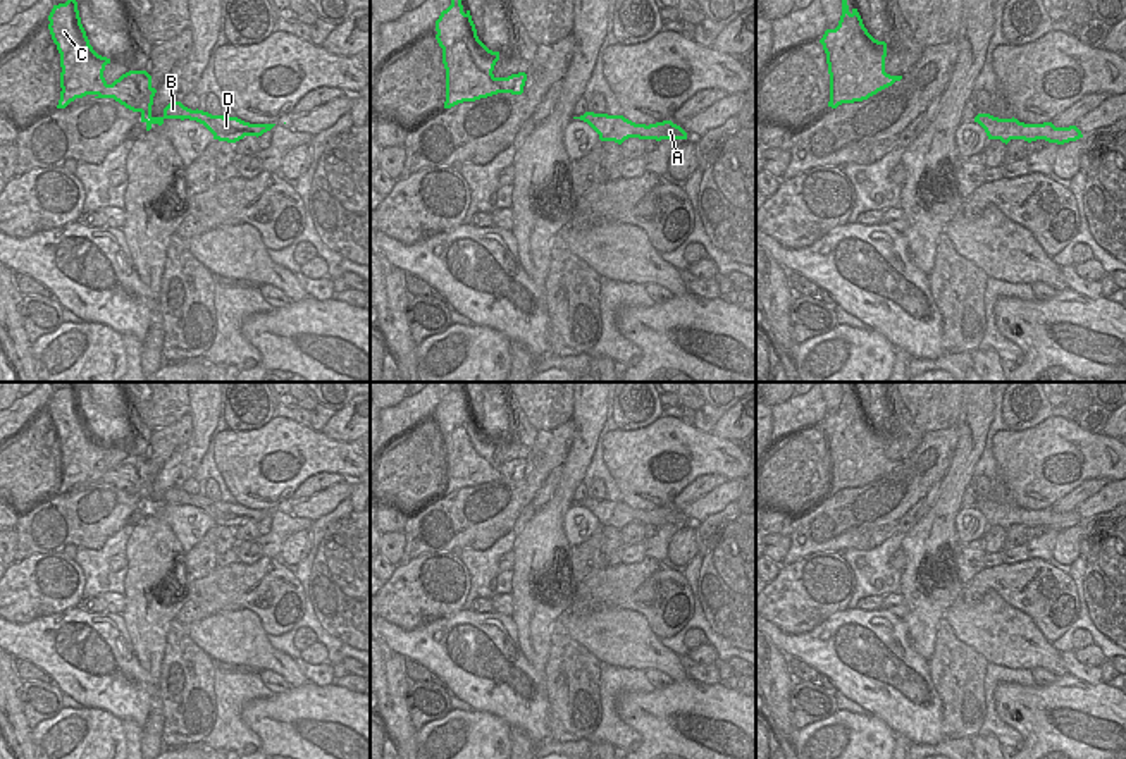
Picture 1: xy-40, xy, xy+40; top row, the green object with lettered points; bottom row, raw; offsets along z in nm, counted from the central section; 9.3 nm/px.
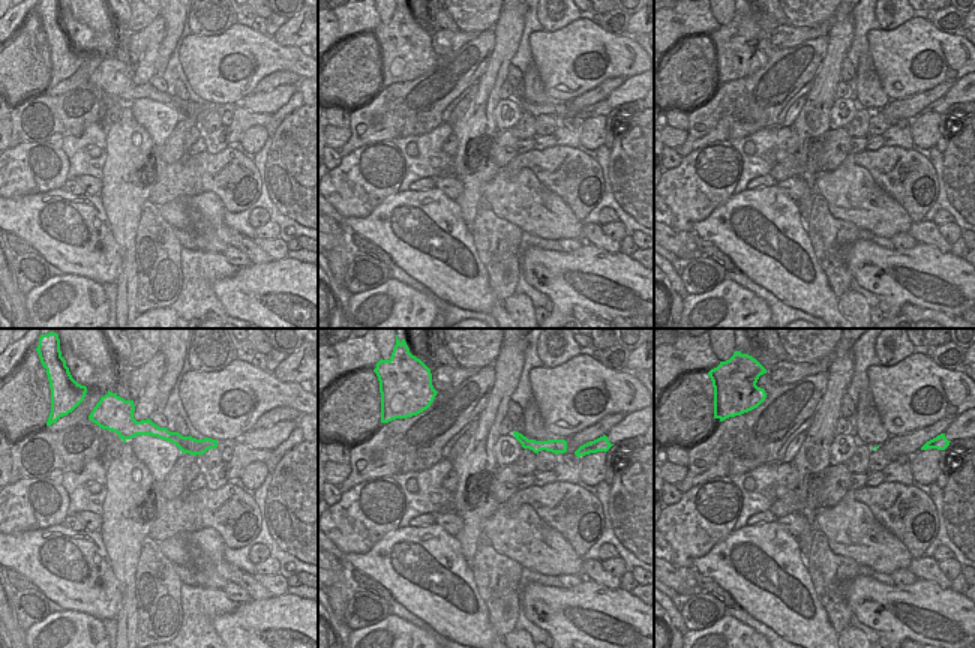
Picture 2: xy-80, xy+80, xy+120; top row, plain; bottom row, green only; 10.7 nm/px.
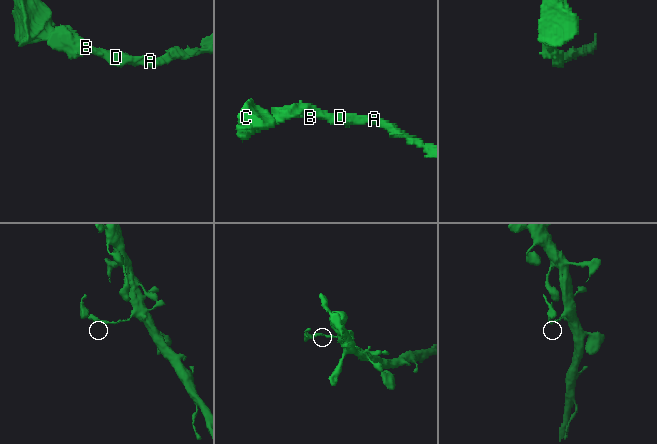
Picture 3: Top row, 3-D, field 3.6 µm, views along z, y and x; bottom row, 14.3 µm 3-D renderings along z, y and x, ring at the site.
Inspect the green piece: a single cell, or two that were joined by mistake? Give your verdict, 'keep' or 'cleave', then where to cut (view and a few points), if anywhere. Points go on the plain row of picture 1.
cleave; cut in xy along (496, 463), (496, 468), (507, 477)

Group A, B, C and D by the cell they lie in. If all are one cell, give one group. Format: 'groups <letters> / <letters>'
groups A B D / C

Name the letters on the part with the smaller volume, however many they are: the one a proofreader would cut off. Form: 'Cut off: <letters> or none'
Cut off: C

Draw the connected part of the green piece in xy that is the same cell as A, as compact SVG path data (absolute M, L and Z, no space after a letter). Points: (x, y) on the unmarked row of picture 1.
M585 497L580 503L573 503L587 508L597 520L601 527L615 527L622 530L628 523L639 525L687 525L687 518L673 509L671 506L663 506L656 509L635 509L623 501L608 501Z

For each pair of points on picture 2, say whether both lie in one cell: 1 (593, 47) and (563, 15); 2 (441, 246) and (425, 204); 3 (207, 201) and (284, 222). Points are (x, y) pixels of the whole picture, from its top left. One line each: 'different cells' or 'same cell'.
1: different cells
2: same cell
3: different cells

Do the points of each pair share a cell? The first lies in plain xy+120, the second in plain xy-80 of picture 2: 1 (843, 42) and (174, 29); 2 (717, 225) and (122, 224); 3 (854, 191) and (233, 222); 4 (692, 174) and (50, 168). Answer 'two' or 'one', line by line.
1: one
2: two
3: two
4: one

